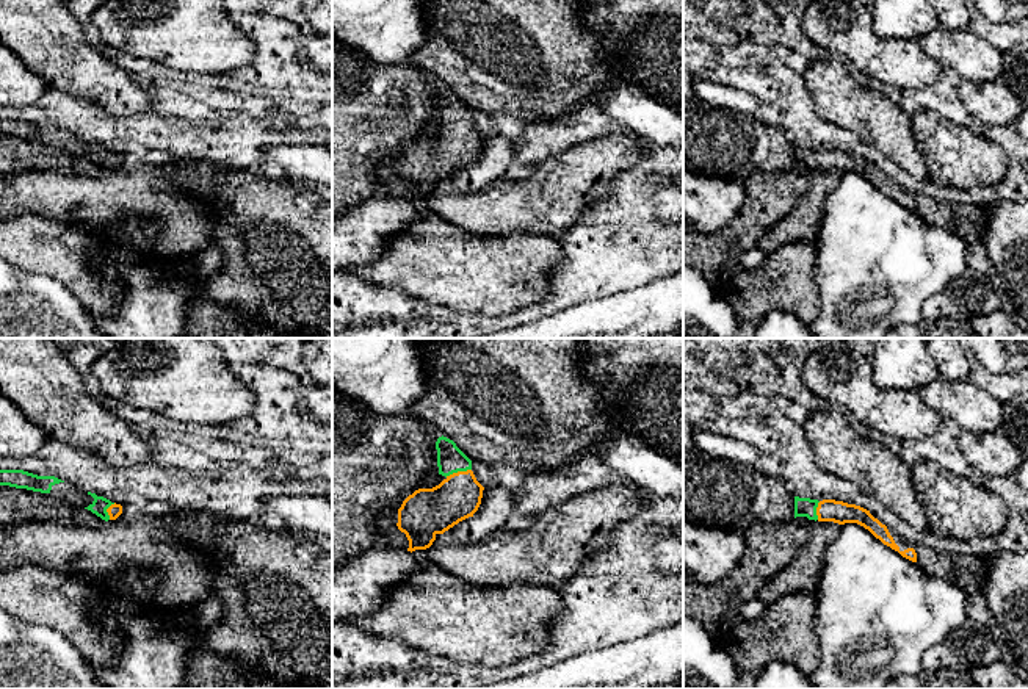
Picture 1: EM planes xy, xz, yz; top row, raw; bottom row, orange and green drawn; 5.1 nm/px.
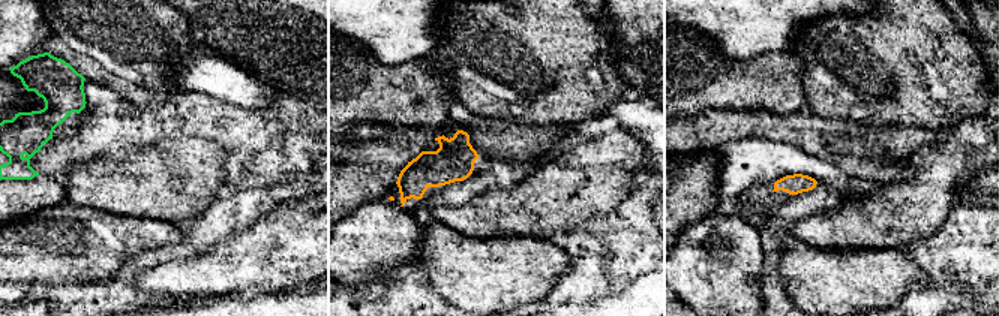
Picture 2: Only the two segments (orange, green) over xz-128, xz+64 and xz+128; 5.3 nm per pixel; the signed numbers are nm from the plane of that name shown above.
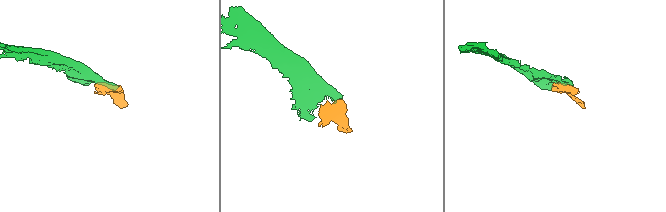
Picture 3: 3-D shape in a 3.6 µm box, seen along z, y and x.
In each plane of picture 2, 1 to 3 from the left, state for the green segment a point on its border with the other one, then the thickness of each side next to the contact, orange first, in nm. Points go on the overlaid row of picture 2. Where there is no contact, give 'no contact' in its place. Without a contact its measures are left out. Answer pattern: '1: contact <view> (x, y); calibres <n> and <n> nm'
1: no contact
2: no contact
3: no contact

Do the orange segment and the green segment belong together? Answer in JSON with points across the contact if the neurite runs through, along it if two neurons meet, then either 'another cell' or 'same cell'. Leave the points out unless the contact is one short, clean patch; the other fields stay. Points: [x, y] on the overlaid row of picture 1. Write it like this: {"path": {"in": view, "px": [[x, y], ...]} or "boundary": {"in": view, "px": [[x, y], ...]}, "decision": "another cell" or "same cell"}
{"path": {"in": "xz", "px": [[433, 511], [458, 486], [458, 472], [450, 459]]}, "decision": "same cell"}

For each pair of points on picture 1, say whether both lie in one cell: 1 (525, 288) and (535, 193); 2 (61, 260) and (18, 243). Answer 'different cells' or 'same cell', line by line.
1: different cells
2: same cell

